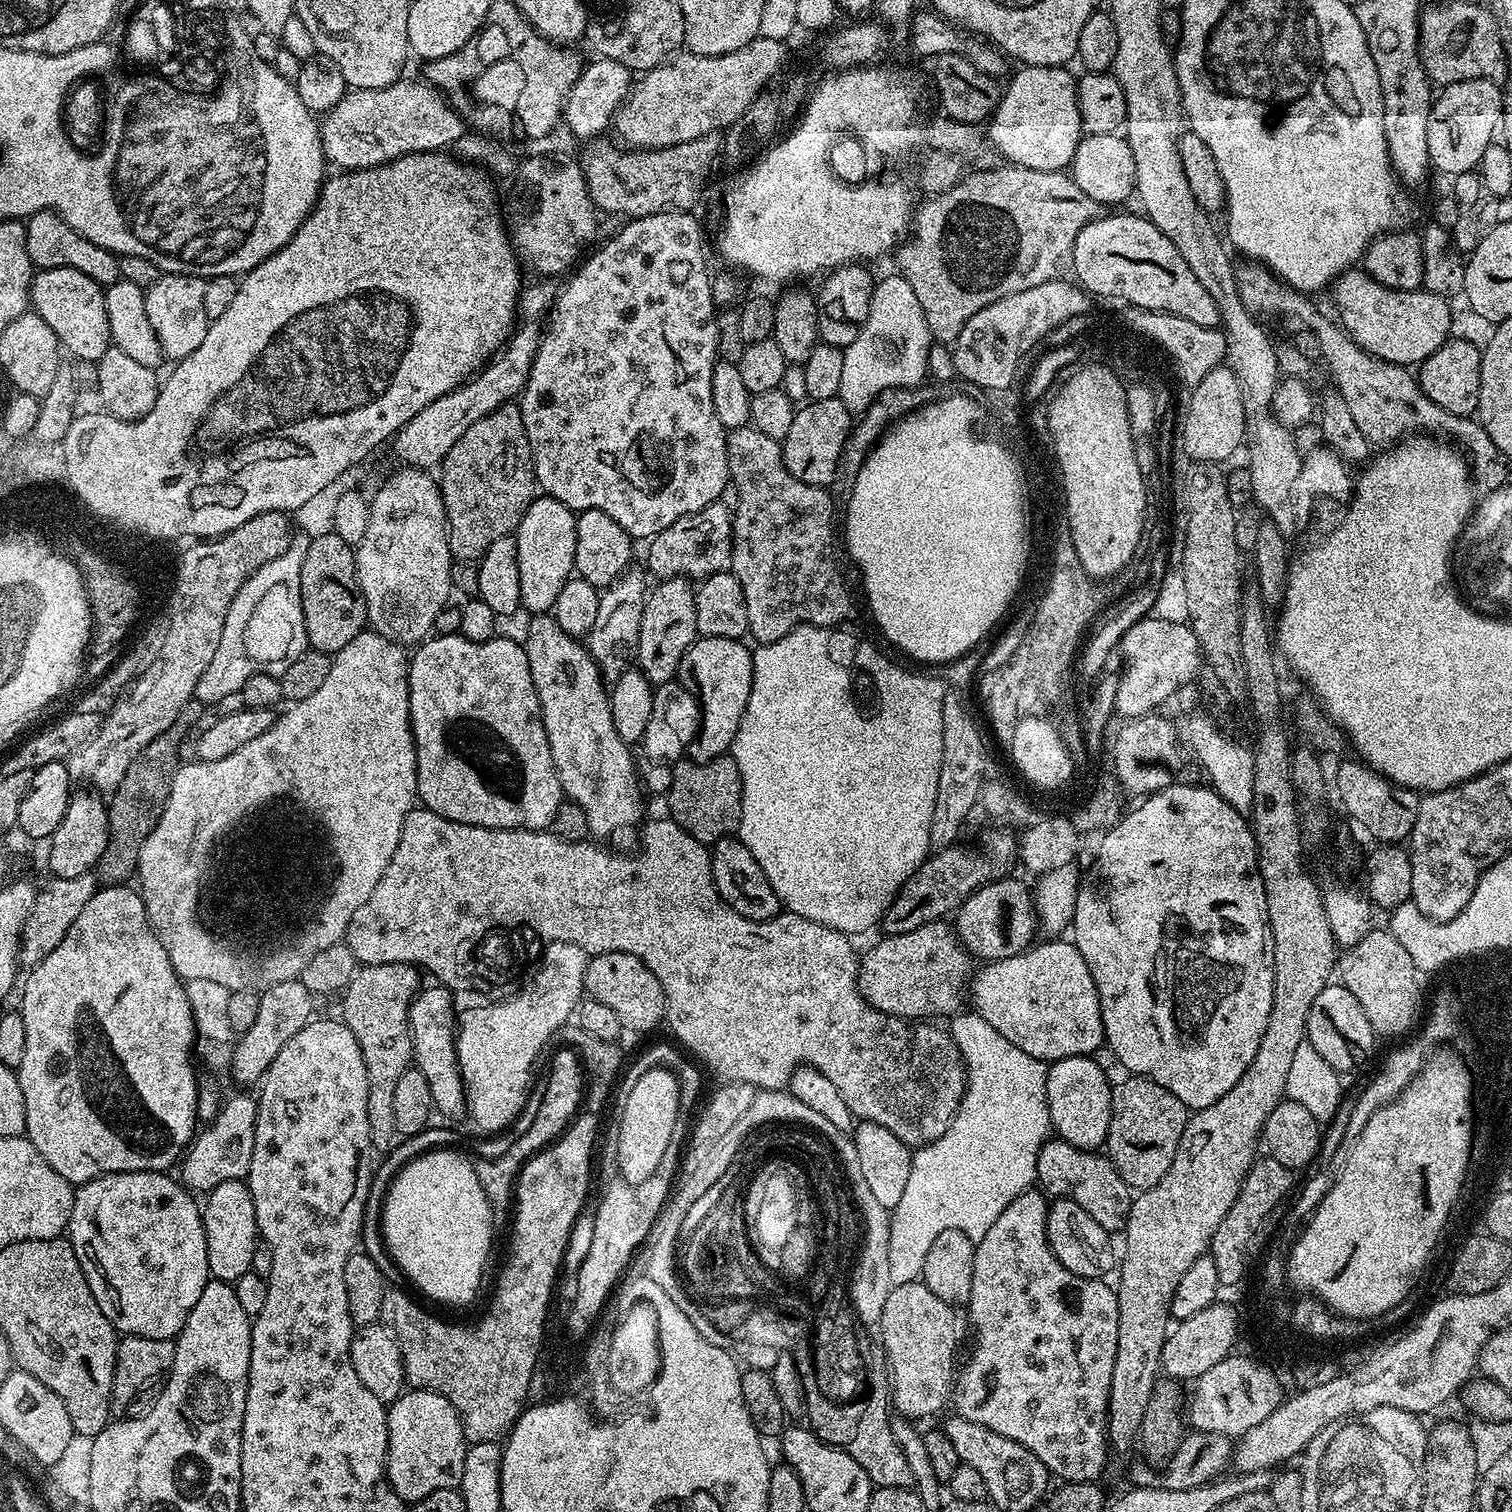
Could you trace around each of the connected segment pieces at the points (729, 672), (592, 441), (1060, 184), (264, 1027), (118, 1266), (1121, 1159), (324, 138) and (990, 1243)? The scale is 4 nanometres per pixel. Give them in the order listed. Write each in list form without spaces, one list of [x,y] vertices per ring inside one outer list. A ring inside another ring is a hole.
[[[700,636],[689,646],[686,654],[682,654],[676,676],[679,683],[687,686],[700,702],[700,729],[690,742],[687,759],[699,764],[710,762],[731,749],[742,714],[746,714],[746,702],[750,702],[750,686],[754,678],[753,649],[744,643],[743,639]]]
[[[691,211],[659,212],[653,216],[629,219],[625,223],[628,225],[613,240],[606,241],[588,261],[585,259],[575,269],[576,274],[563,285],[551,311],[547,313],[530,378],[518,397],[526,438],[532,451],[532,462],[536,466],[537,485],[577,514],[591,508],[610,514],[610,518],[614,518],[614,522],[618,522],[618,526],[622,526],[622,530],[626,530],[633,538],[657,536],[662,530],[674,526],[678,518],[694,514],[702,510],[702,506],[717,503],[723,487],[730,482],[728,437],[722,422],[718,422],[718,414],[714,414],[712,393],[712,375],[718,362],[718,308],[712,302],[713,277],[708,276],[708,264],[704,261],[704,232],[692,215]]]
[[[1005,166],[988,172],[973,171],[969,175],[965,175],[960,183],[951,188],[949,192],[933,195],[931,198],[925,199],[928,201],[921,208],[919,205],[915,209],[914,232],[916,228],[916,237],[913,240],[911,238],[905,239],[894,252],[896,264],[900,267],[897,268],[899,275],[903,276],[906,282],[910,282],[914,294],[918,294],[918,302],[922,306],[922,314],[926,318],[928,333],[936,342],[940,342],[940,340],[955,341],[956,335],[962,330],[962,326],[966,326],[966,322],[970,322],[970,318],[974,318],[974,314],[978,314],[978,310],[982,310],[982,306],[990,306],[990,302],[998,302],[998,298],[1006,298],[1006,294],[1018,294],[1018,290],[1030,290],[1032,286],[1042,286],[1047,280],[1057,279],[1063,273],[1060,271],[1069,267],[1074,242],[1080,231],[1092,220],[1097,219],[1102,212],[1102,205],[1094,202],[1094,198],[1090,198],[1090,194],[1082,194],[1082,190],[1078,190],[1078,186],[1073,182],[1071,175],[1064,172],[1047,172],[1046,170]]]
[[[299,978],[286,982],[274,982],[274,986],[263,989],[259,993],[258,1016],[254,1026],[235,1041],[236,1049],[232,1052],[232,1076],[240,1083],[240,1086],[248,1086],[244,1084],[252,1083],[255,1085],[263,1081],[264,1071],[270,1066],[270,1062],[274,1062],[274,1058],[278,1058],[278,1050],[282,1050],[282,1046],[286,1046],[286,1042],[290,1042],[290,1038],[294,1038],[294,1034],[298,1034],[298,1030],[305,1028],[309,1020],[313,1019],[312,1000],[314,1001],[313,989],[303,984]]]
[[[167,1171],[162,1172],[107,1172],[105,1176],[94,1178],[90,1182],[79,1185],[75,1189],[74,1206],[70,1210],[70,1222],[66,1229],[66,1239],[72,1243],[74,1254],[86,1274],[86,1282],[90,1282],[90,1290],[102,1306],[102,1314],[124,1336],[145,1336],[159,1340],[172,1340],[180,1335],[184,1323],[188,1320],[190,1310],[194,1310],[203,1301],[206,1289],[209,1287],[210,1273],[206,1258],[206,1230],[201,1205],[197,1197],[185,1188],[179,1179],[168,1177]]]
[[[1135,1074],[1127,1078],[1129,1080],[1122,1081],[1120,1085],[1117,1083],[1112,1089],[1112,1113],[1106,1141],[1106,1155],[1118,1170],[1122,1182],[1126,1182],[1133,1190],[1143,1190],[1158,1186],[1166,1170],[1170,1170],[1170,1162],[1174,1162],[1178,1142],[1182,1142],[1182,1134],[1188,1124],[1190,1109],[1178,1097],[1170,1094],[1170,1090],[1158,1086],[1158,1082]]]
[[[401,78],[385,88],[353,88],[319,121],[320,141],[325,161],[337,164],[340,170],[373,168],[391,160],[397,160],[411,152],[439,152],[453,147],[456,140],[466,133],[463,117],[449,104],[438,88],[420,80]]]
[[[1029,1190],[1018,1194],[1018,1198],[1014,1198],[1014,1202],[1010,1202],[1006,1206],[1006,1210],[1002,1210],[1002,1214],[998,1214],[998,1218],[994,1221],[994,1226],[990,1226],[990,1230],[986,1230],[986,1234],[980,1240],[975,1241],[975,1252],[973,1254],[973,1285],[970,1286],[970,1296],[966,1303],[968,1310],[968,1320],[972,1323],[972,1328],[976,1331],[976,1341],[972,1344],[972,1353],[968,1356],[968,1361],[964,1364],[964,1369],[959,1369],[958,1379],[954,1384],[954,1404],[956,1400],[955,1415],[966,1418],[970,1422],[976,1422],[978,1426],[986,1426],[986,1430],[994,1430],[994,1434],[1002,1434],[1002,1438],[1010,1438],[1014,1442],[1018,1442],[1022,1446],[1026,1446],[1026,1450],[1030,1450],[1030,1454],[1034,1454],[1038,1459],[1046,1465],[1049,1473],[1053,1477],[1057,1476],[1057,1481],[1067,1482],[1069,1484],[1086,1484],[1089,1482],[1099,1481],[1100,1475],[1104,1472],[1104,1463],[1110,1457],[1110,1445],[1108,1443],[1108,1399],[1110,1398],[1110,1378],[1114,1378],[1114,1354],[1118,1354],[1118,1302],[1113,1285],[1105,1282],[1103,1279],[1087,1280],[1078,1274],[1070,1274],[1070,1270],[1066,1270],[1066,1266],[1062,1266],[1062,1262],[1058,1262],[1058,1258],[1054,1258],[1054,1250],[1050,1250],[1050,1242],[1046,1234],[1046,1218],[1048,1217],[1049,1197],[1040,1190]]]

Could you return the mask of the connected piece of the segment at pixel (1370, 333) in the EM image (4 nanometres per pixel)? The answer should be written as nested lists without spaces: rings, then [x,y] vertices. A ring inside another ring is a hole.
[[[1364,270],[1343,272],[1331,292],[1340,315],[1339,327],[1358,347],[1386,363],[1419,366],[1453,335],[1451,303],[1438,294],[1387,288]]]

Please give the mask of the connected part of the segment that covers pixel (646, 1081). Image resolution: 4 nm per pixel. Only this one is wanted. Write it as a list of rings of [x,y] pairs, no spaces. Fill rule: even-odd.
[[[648,1066],[644,1073],[632,1084],[624,1105],[620,1108],[620,1129],[616,1132],[616,1164],[620,1167],[619,1175],[630,1184],[646,1182],[650,1174],[662,1162],[662,1154],[666,1154],[666,1146],[670,1146],[670,1138],[677,1135],[676,1123],[682,1120],[680,1114],[680,1083],[678,1078],[668,1068]]]

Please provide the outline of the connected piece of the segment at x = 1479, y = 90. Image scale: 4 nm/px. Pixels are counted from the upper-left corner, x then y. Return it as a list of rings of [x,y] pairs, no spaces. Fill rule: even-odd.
[[[1492,81],[1454,82],[1439,89],[1433,99],[1430,118],[1426,122],[1426,146],[1430,146],[1430,165],[1448,176],[1479,169],[1482,154],[1498,136],[1504,113],[1504,93],[1501,85]]]

